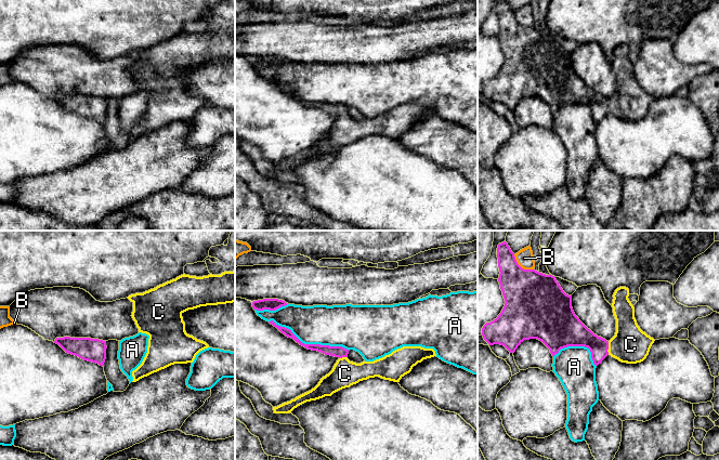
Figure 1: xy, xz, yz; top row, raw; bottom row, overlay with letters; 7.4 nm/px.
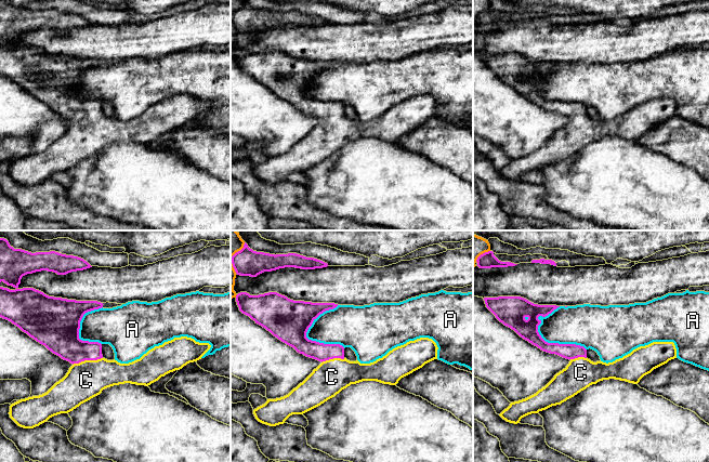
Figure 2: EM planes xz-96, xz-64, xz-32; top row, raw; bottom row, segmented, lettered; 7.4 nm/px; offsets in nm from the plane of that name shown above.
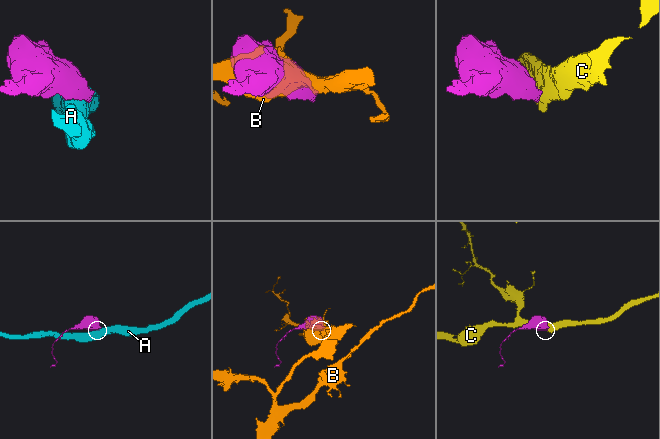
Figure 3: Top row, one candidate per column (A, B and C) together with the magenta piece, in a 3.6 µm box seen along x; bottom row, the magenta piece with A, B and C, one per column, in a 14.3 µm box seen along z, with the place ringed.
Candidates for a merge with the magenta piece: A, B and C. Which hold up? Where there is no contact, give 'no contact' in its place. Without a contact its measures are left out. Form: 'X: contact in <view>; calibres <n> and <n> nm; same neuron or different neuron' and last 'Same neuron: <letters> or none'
A: contact in xz; calibres 90 and 300 nm; different neuron
B: contact in yz; calibres 400 and 130 nm; different neuron
C: contact in yz; calibres 180 and 280 nm; same neuron
Same neuron: C

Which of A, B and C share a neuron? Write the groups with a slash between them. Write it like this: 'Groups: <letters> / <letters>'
Groups: A / B / C

